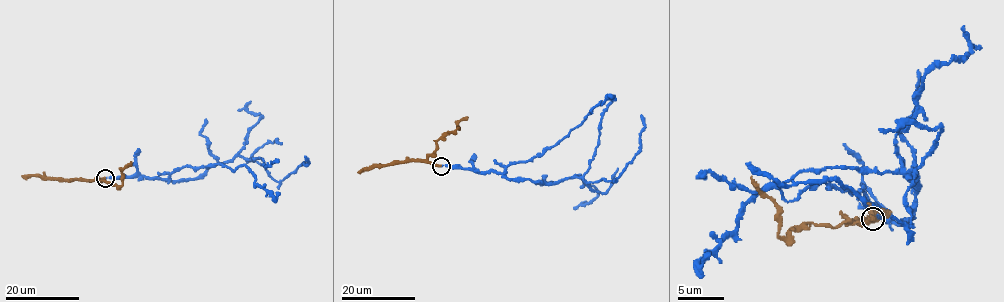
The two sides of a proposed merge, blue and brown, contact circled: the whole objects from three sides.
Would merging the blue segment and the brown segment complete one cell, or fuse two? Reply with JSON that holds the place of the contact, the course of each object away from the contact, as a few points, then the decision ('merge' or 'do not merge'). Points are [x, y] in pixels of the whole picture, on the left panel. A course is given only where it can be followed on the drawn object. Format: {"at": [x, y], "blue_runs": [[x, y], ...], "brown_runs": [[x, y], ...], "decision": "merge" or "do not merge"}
{"at": [105, 178], "blue_runs": [[104, 179], [136, 176], [188, 180], [242, 155], [260, 163], [281, 181], [308, 162], [305, 156]], "brown_runs": [[104, 179], [91, 180], [106, 180], [120, 186], [122, 169], [131, 161]], "decision": "merge"}

